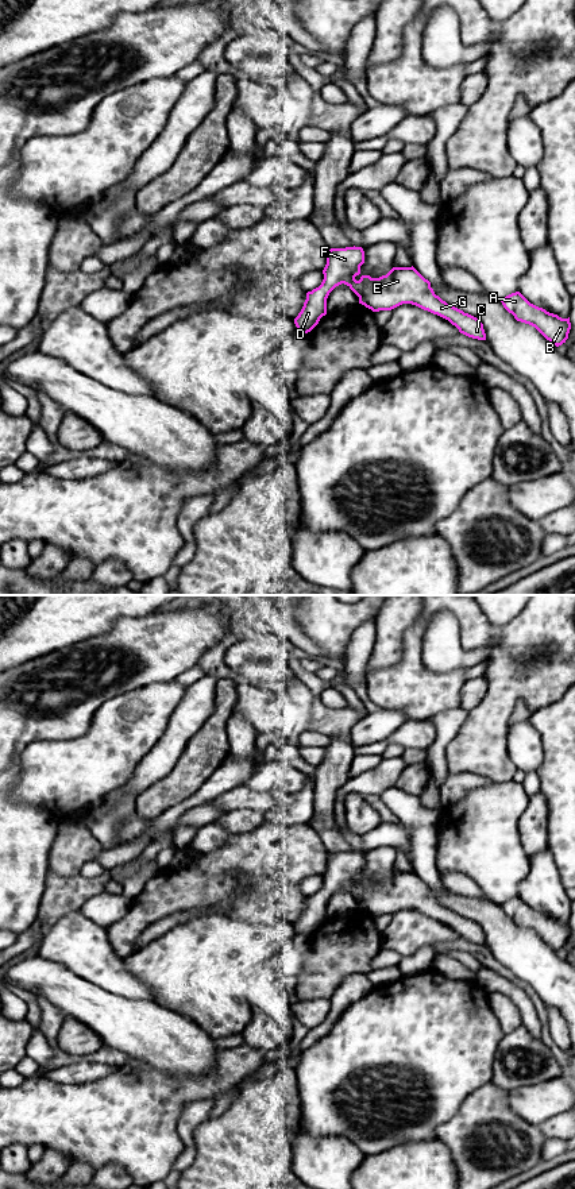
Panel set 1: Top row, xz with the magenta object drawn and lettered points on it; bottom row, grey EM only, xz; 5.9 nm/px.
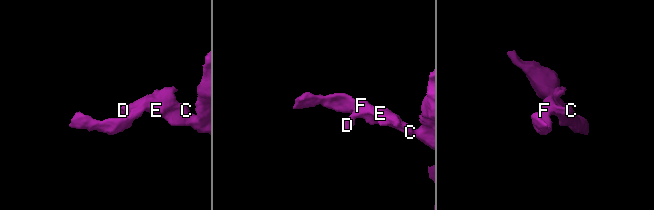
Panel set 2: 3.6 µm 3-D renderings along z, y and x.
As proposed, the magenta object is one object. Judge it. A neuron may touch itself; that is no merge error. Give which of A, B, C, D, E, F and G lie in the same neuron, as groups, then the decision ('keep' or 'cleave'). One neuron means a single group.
A B C D E F G | keep

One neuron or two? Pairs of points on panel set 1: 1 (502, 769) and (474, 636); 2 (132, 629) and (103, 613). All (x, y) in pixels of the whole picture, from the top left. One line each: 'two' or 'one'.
1: one
2: two

